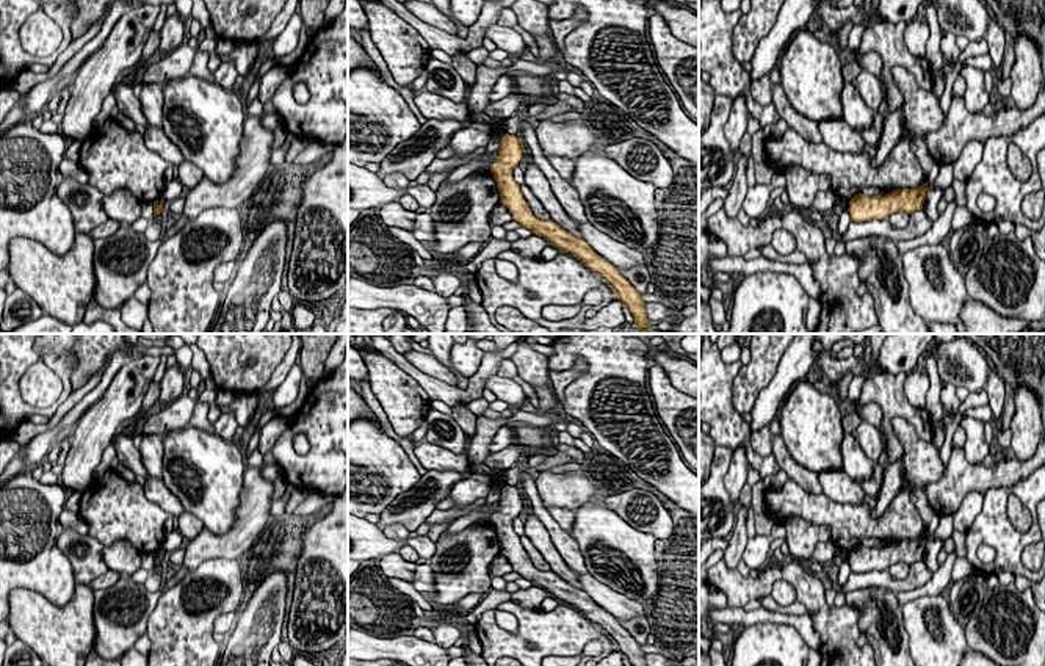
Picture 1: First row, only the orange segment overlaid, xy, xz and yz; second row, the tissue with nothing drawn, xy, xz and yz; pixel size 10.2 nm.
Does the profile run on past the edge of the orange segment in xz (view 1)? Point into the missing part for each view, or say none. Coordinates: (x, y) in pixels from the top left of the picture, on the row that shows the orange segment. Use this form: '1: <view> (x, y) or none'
1: none

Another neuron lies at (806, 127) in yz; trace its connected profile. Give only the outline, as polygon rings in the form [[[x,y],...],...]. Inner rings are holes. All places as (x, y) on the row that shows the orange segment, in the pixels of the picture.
[[[782,83],[772,85],[772,103],[779,113],[779,118],[783,119],[790,128],[796,130],[807,141],[815,144],[824,143],[818,128],[818,122],[799,114],[791,107]]]

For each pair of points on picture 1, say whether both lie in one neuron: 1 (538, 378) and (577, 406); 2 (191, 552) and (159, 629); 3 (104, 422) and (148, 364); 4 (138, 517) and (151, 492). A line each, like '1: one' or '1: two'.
1: two
2: two
3: one
4: two

